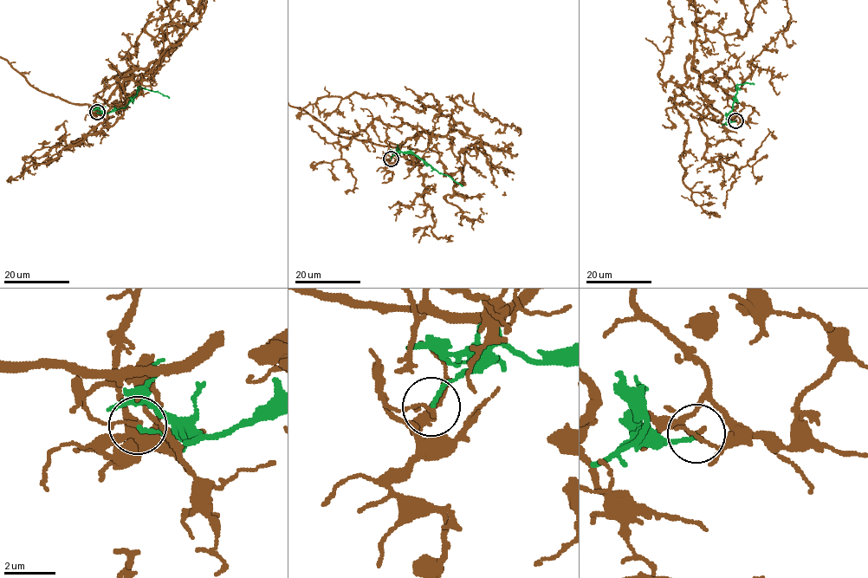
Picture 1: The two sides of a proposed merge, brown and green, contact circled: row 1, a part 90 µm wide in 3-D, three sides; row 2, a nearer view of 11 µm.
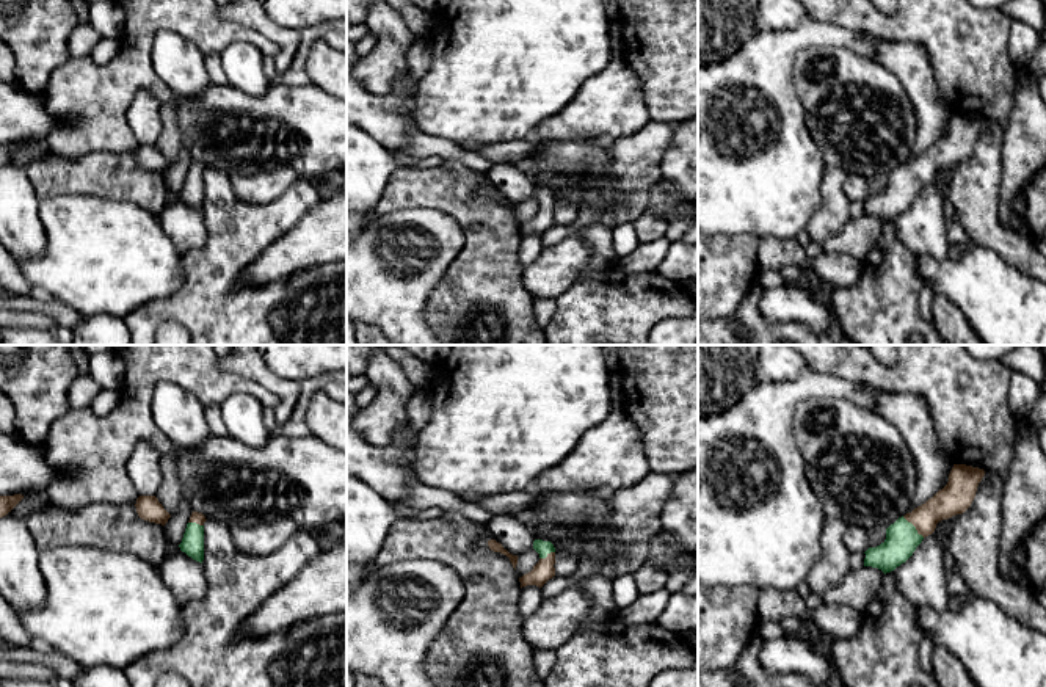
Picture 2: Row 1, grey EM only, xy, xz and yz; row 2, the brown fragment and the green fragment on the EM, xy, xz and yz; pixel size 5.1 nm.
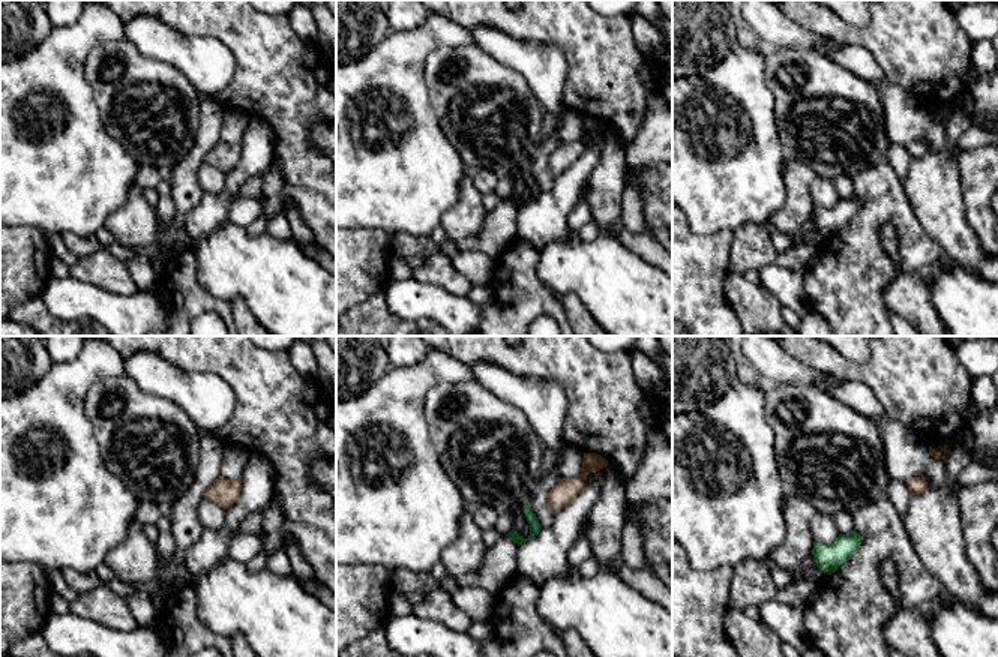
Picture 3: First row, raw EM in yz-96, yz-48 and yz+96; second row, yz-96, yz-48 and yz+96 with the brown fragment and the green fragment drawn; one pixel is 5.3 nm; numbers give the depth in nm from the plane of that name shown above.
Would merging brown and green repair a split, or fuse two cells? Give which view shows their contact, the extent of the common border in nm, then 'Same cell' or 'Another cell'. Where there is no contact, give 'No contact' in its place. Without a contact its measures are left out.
Touches brown in yz. Shared border 160 nm. Another cell

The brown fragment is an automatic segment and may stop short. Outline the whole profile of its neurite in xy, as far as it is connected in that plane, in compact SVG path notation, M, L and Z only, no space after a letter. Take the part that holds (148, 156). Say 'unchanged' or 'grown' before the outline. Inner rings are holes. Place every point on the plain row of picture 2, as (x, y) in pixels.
unchanged; M140 144L136 147L136 162L141 168L165 174L171 163L163 157L155 144Z

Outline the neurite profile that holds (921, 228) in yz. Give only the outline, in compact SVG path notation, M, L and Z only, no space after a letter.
M932 182L922 188L905 212L891 220L900 242L917 257L947 256L950 245L944 220L947 199L947 185L942 188Z

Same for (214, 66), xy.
M210 55L204 58L205 71L212 80L212 83L216 85L229 85L227 77L223 71L221 64L221 55Z

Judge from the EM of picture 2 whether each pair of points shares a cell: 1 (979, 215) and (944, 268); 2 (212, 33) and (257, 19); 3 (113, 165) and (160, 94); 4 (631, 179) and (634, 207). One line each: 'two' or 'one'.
1: two
2: two
3: one
4: one

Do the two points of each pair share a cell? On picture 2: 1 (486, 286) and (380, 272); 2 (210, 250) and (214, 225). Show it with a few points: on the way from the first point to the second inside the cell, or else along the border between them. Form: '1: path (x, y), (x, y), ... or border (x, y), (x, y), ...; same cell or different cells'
1: border (461, 250), (430, 292), (425, 314); different cells
2: path (214, 243), (214, 231); same cell

